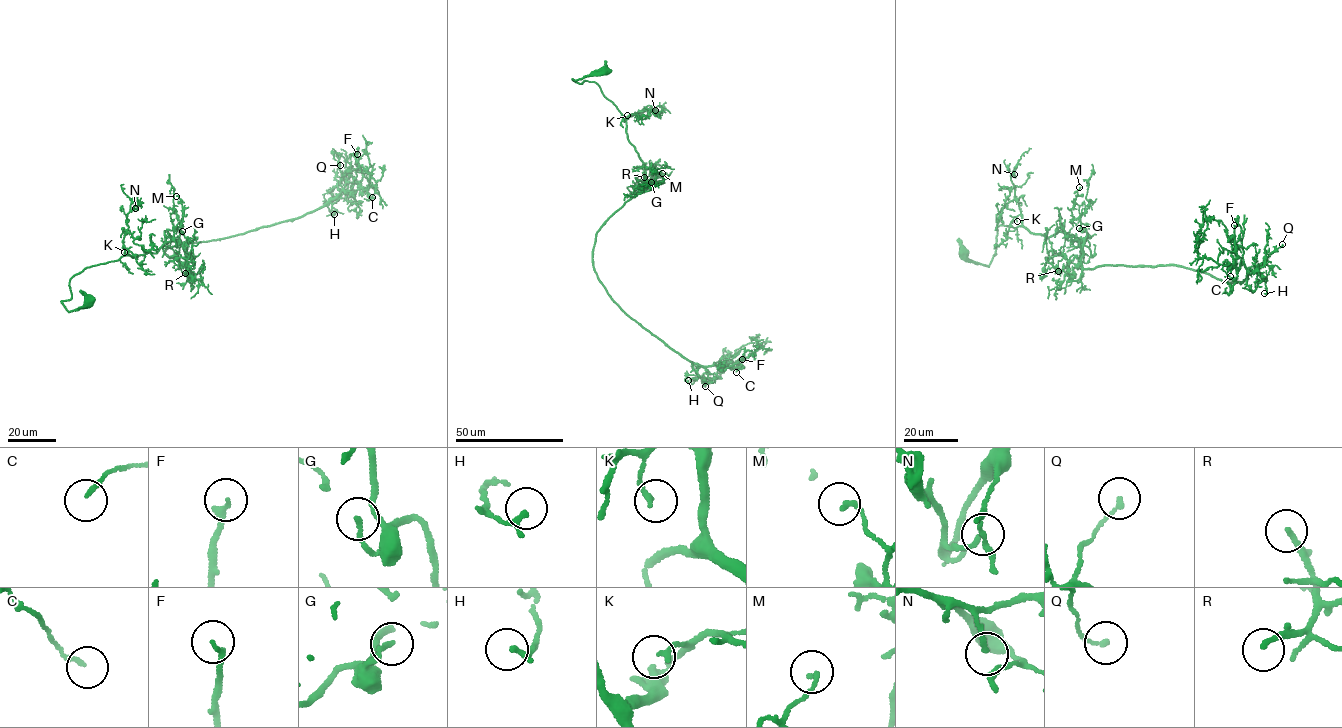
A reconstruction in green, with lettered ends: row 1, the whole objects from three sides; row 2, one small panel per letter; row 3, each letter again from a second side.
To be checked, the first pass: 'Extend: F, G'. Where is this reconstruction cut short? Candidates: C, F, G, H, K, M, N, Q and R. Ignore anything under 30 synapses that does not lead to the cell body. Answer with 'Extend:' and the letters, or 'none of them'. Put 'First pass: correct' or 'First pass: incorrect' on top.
First pass: incorrect
Extend: F, R

